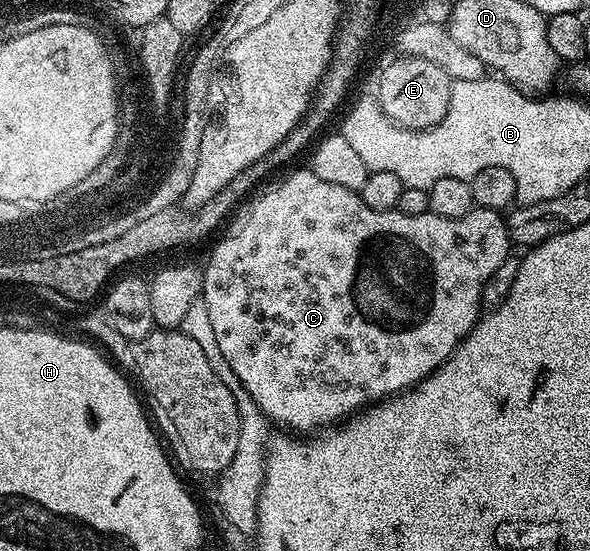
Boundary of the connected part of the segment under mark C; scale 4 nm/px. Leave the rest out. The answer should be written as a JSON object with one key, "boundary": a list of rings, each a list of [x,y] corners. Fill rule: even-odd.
{"boundary":[[[305,171],[292,173],[287,180],[280,181],[263,196],[255,195],[249,203],[239,207],[225,225],[227,228],[222,241],[211,250],[206,268],[201,269],[200,298],[208,306],[208,319],[212,322],[212,331],[216,333],[216,343],[220,346],[224,362],[232,366],[242,388],[252,398],[254,405],[266,415],[267,421],[271,425],[279,424],[282,427],[279,429],[289,430],[294,434],[314,434],[337,425],[380,400],[389,400],[391,396],[413,388],[433,374],[478,323],[478,303],[483,303],[486,283],[494,279],[496,270],[500,270],[500,266],[511,255],[510,248],[512,249],[506,221],[497,208],[475,206],[471,212],[464,214],[464,218],[451,220],[440,218],[431,211],[424,214],[404,214],[397,210],[377,212],[362,201],[359,193],[344,186],[332,186],[332,182],[316,178],[314,171]]]}

